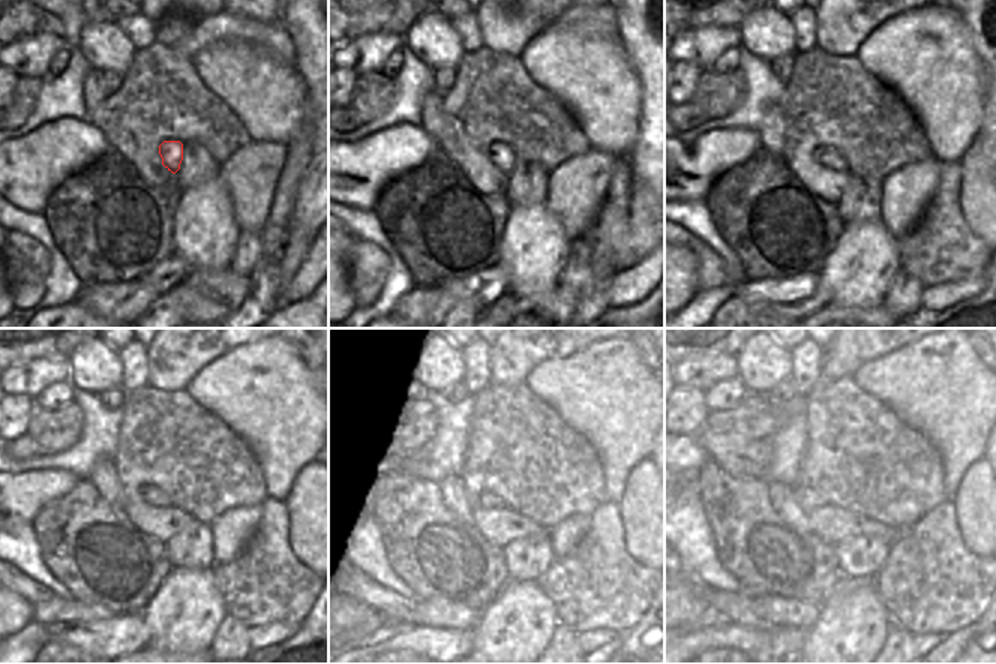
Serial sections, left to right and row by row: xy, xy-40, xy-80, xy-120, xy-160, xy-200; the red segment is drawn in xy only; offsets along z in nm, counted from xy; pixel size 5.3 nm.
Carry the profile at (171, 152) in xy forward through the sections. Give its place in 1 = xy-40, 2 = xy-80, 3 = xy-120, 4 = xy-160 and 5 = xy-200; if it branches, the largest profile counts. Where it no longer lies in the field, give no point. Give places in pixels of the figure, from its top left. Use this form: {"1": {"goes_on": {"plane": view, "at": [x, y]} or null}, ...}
{"1": {"goes_on": {"plane": "xy-40", "at": [503, 156]}}, "2": {"goes_on": {"plane": "xy-80", "at": [831, 158]}}, "3": {"goes_on": {"plane": "xy-120", "at": [155, 496]}}, "4": {"goes_on": {"plane": "xy-160", "at": [489, 501]}}, "5": {"goes_on": {"plane": "xy-200", "at": [809, 501]}}}

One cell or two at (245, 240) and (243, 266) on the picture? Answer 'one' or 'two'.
one

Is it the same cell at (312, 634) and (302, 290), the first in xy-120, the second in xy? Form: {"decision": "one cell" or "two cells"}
{"decision": "two cells"}

